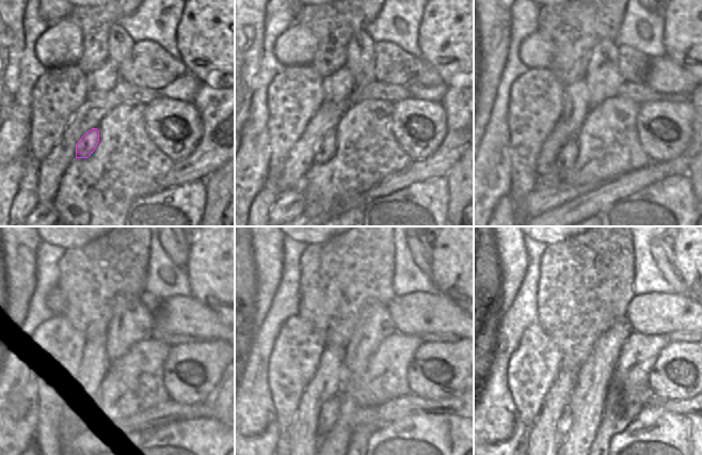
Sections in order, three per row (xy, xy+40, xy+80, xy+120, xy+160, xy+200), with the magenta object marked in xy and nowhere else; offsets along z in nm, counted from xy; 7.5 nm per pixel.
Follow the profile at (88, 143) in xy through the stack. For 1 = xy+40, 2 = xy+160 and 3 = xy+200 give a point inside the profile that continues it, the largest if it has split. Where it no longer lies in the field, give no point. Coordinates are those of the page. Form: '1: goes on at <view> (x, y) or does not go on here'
1: goes on at xy+40 (326, 148)
2: goes on at xy+160 (329, 414)
3: goes on at xy+200 (564, 423)

